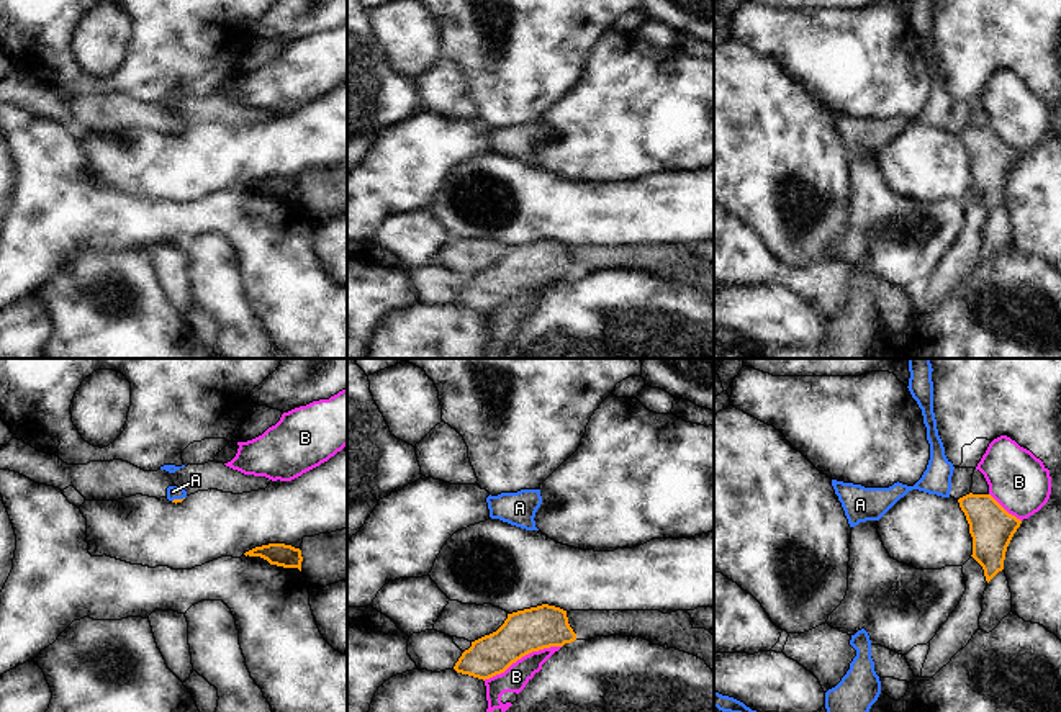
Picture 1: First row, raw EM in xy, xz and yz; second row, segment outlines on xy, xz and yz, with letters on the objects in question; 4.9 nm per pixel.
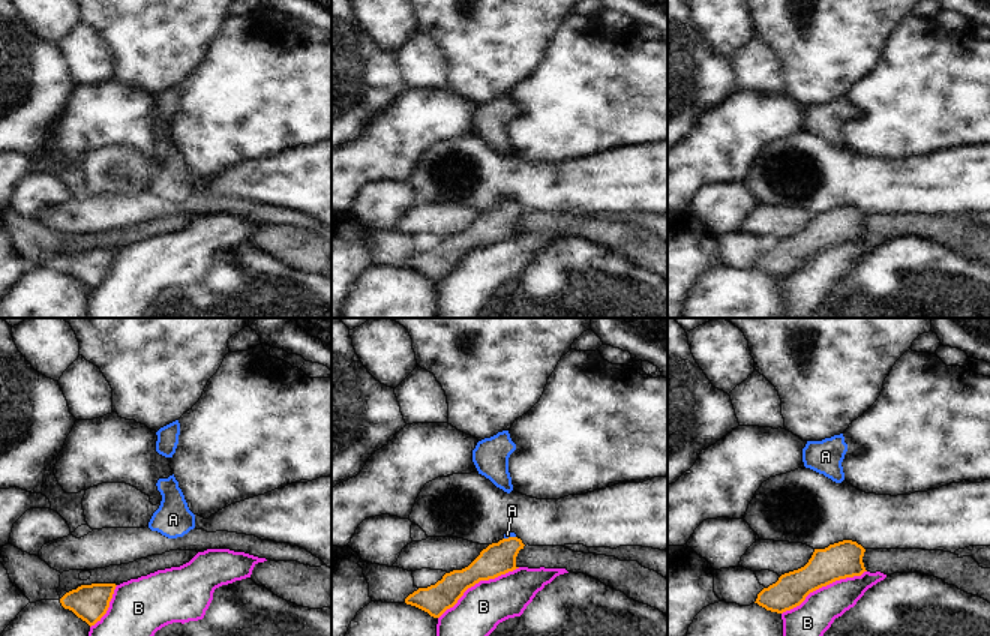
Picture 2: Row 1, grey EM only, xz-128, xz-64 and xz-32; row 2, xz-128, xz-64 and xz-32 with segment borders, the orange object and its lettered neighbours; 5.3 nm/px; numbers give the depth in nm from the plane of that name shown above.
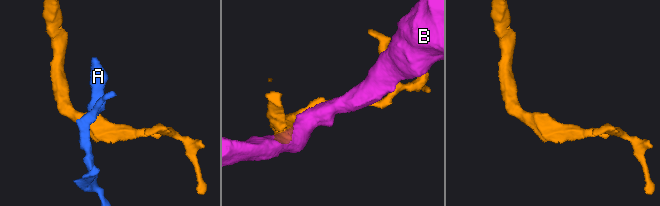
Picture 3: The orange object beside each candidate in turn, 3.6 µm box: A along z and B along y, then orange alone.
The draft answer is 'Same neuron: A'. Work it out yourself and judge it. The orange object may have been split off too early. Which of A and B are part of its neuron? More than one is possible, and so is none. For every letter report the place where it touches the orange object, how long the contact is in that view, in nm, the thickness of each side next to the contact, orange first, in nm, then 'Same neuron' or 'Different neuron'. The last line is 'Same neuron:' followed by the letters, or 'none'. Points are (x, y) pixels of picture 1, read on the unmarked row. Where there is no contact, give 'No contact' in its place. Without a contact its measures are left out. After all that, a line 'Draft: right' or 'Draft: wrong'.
A: Touches orange at xy (177, 133). Shared border 70 nm. Thickness 20 nm (orange) against 60 nm. Same neuron
B: Touches orange at xz (521, 290). Shared border 420 nm. Thickness 220 nm (orange) against 120 nm. Different neuron
Same neuron: A
Draft: right

